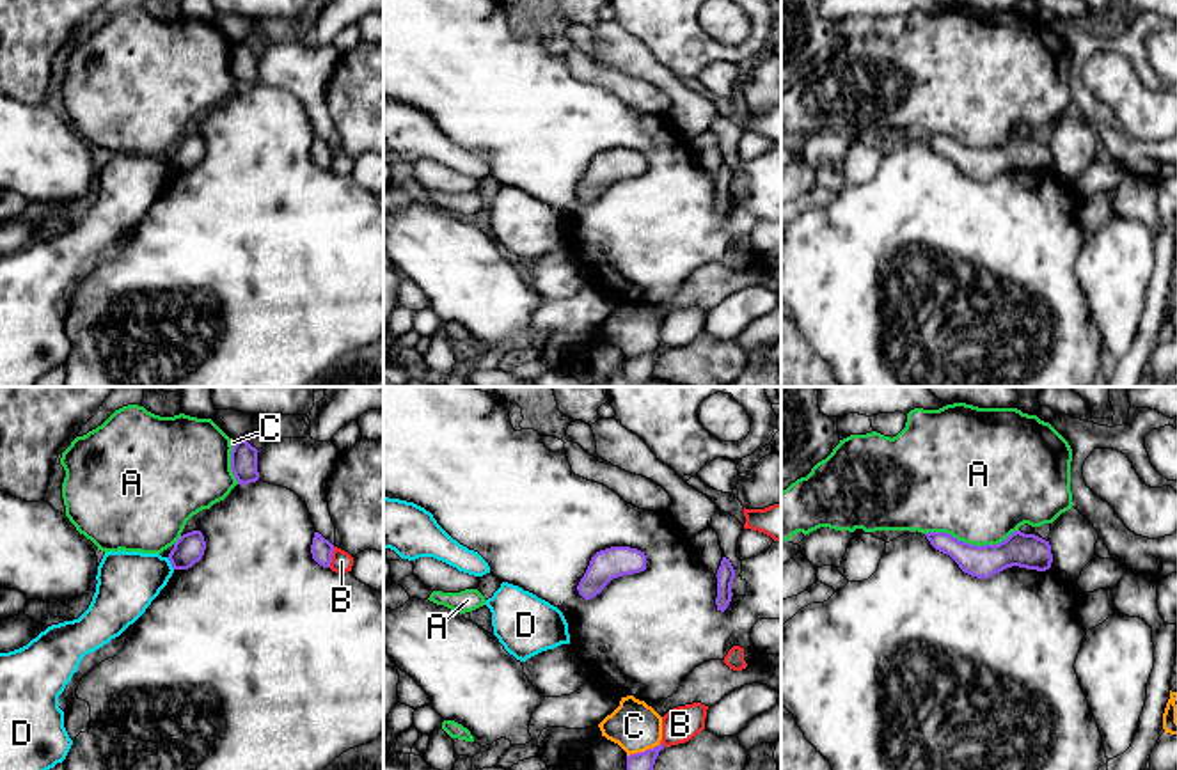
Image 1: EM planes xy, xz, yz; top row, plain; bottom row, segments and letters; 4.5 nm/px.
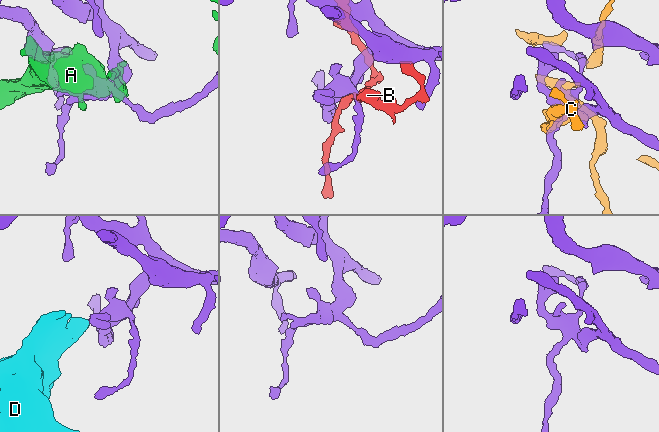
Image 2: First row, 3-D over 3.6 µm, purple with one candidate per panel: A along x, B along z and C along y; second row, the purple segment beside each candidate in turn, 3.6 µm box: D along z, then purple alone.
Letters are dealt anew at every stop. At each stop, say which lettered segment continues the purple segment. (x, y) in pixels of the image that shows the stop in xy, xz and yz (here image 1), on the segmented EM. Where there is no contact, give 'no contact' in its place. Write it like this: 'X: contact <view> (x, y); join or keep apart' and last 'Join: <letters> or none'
A: contact yz (971, 545); keep apart
B: contact xy (331, 557); keep apart
C: contact xz (645, 751); keep apart
D: contact xy (171, 563); keep apart
Join: none

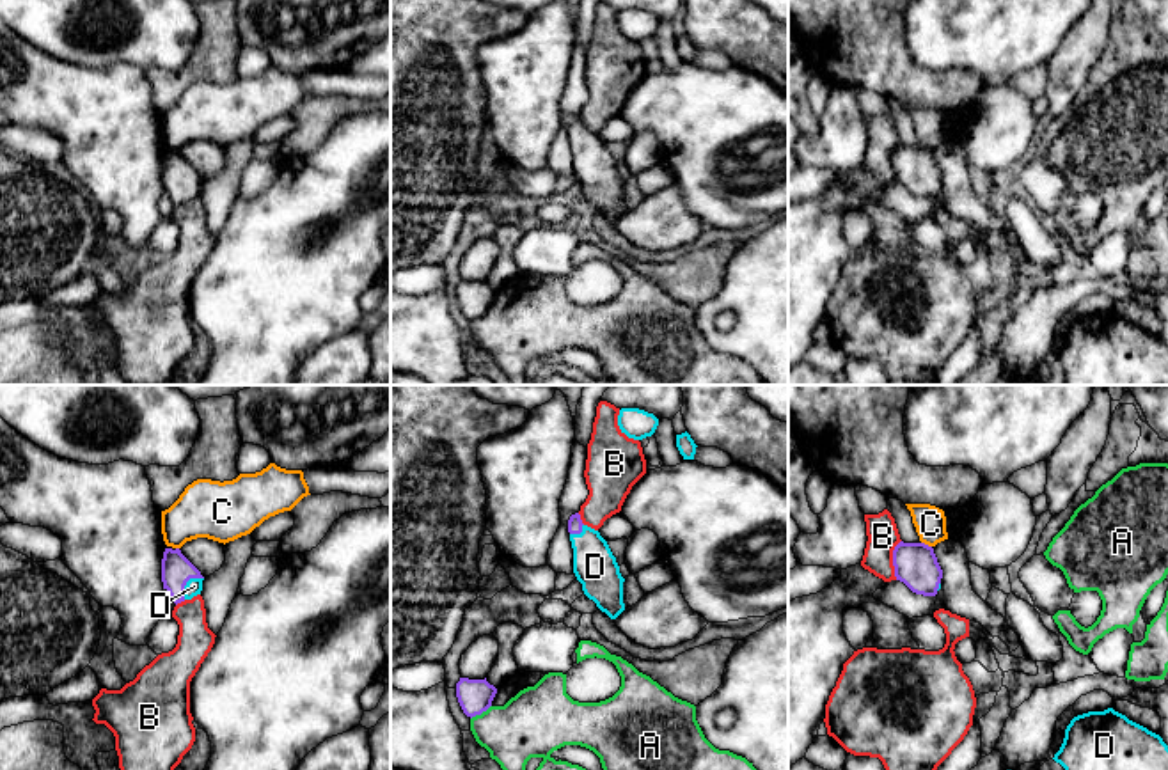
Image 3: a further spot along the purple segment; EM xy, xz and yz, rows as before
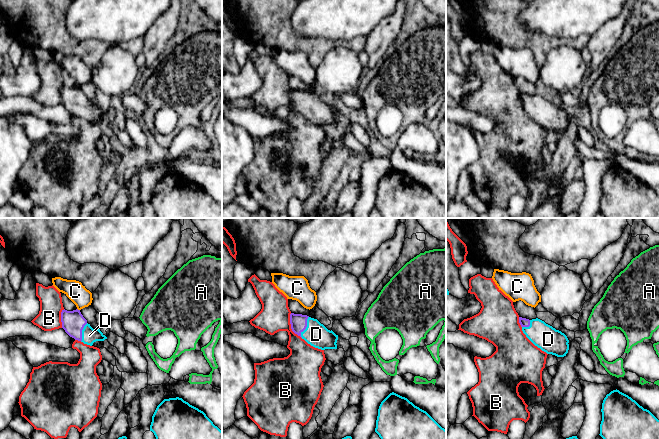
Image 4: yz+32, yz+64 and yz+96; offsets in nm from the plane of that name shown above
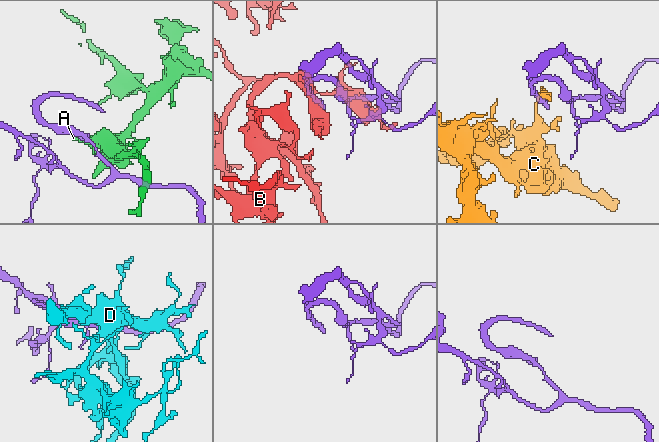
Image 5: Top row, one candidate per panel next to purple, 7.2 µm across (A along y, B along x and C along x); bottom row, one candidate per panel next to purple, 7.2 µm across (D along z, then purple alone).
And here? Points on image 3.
A: contact xz (480, 714); keep apart
B: contact yz (893, 559); keep apart
C: contact yz (927, 545); keep apart
D: contact xy (187, 581); join
Join: D

